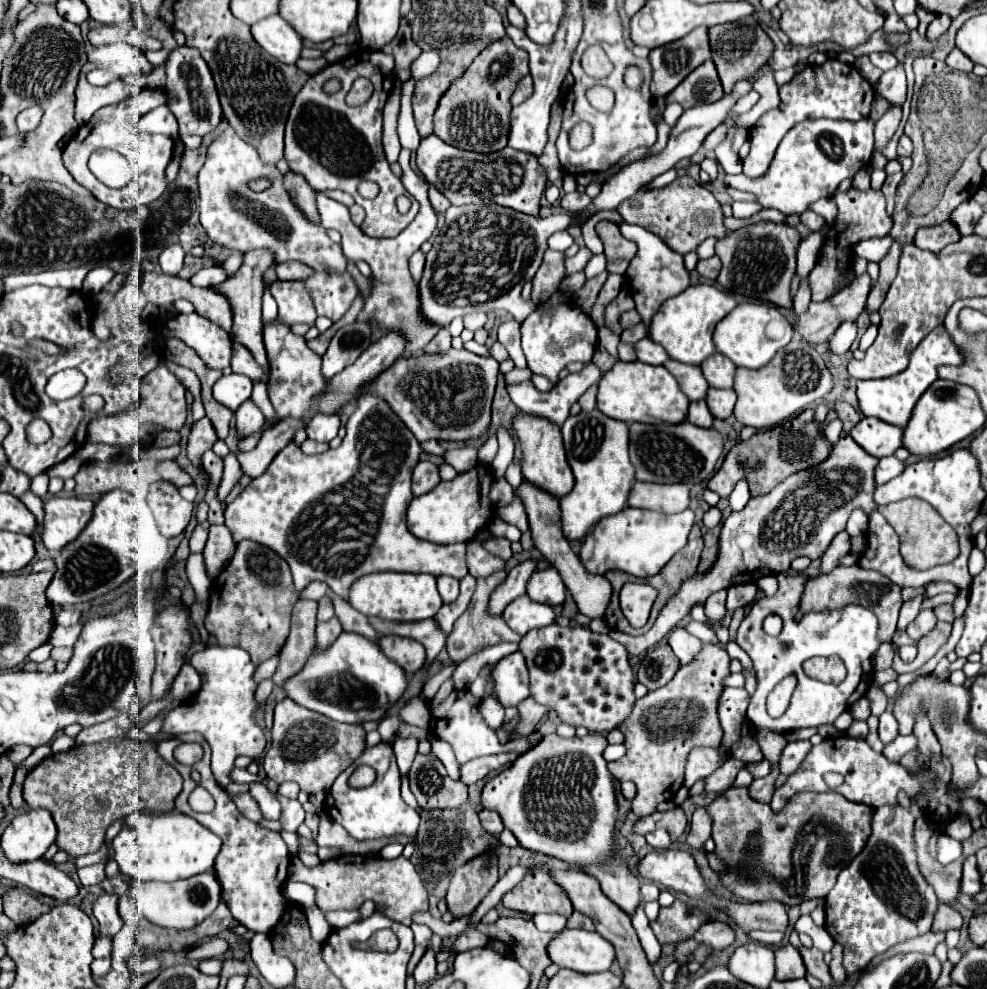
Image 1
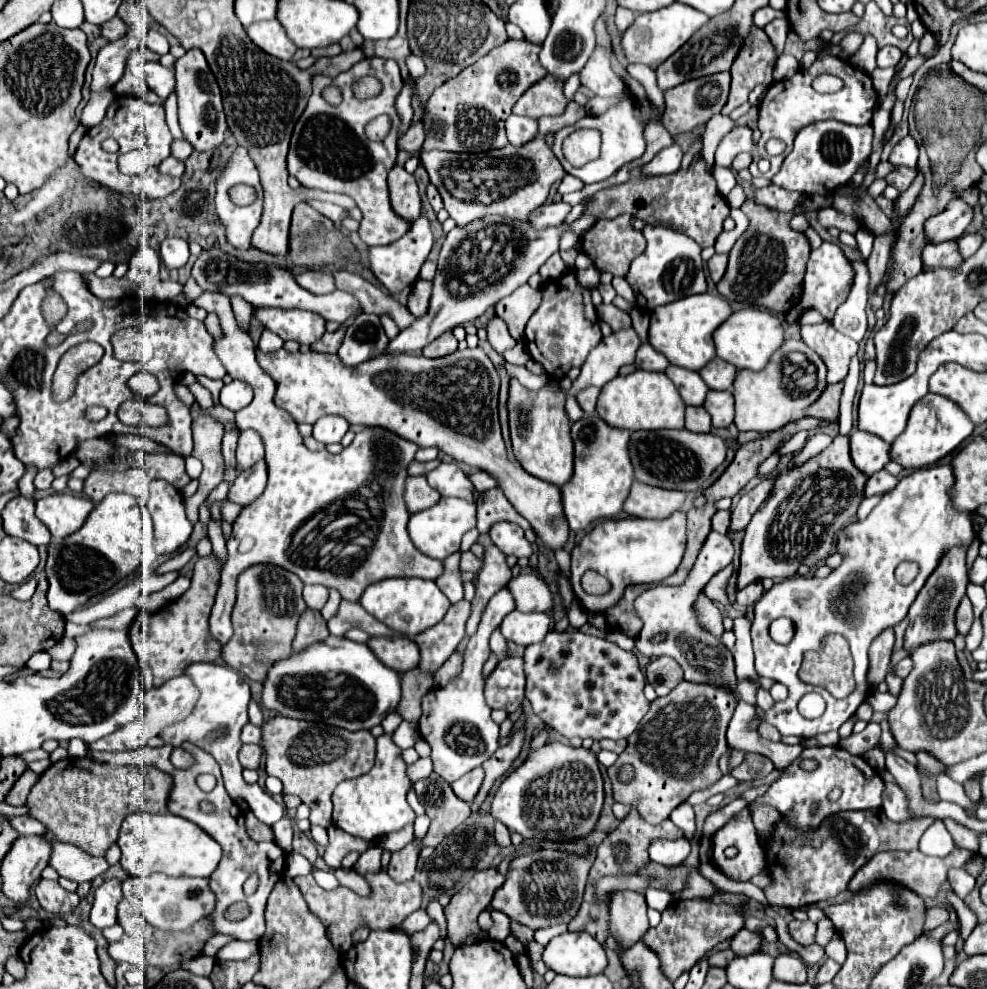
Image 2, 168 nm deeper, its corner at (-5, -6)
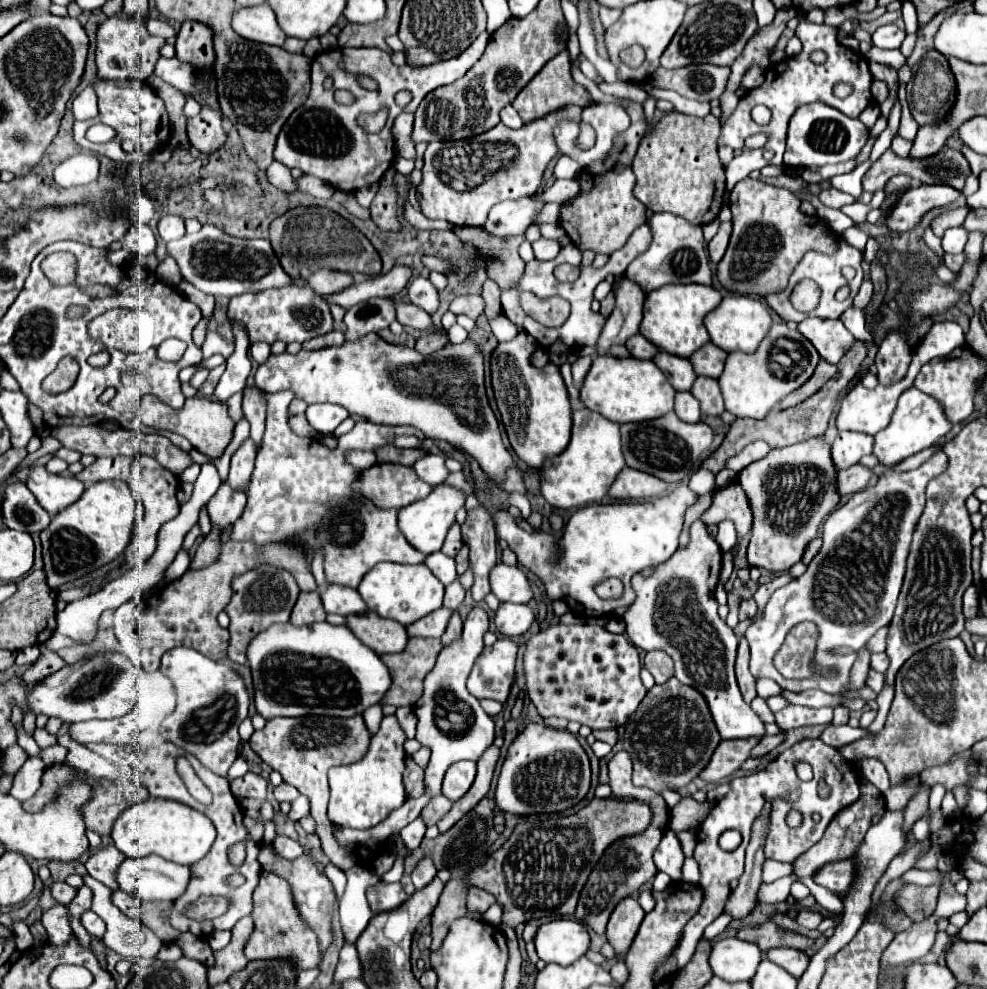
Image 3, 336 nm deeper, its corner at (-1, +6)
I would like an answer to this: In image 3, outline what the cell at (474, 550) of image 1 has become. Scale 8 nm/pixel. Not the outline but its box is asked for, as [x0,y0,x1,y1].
[442,523,462,557]

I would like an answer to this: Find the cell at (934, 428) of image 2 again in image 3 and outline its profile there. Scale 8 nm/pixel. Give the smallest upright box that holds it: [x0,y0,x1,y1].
[872,387,952,467]

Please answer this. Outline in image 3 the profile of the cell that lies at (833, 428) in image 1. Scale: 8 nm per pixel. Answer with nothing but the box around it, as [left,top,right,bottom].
[716,521,736,551]

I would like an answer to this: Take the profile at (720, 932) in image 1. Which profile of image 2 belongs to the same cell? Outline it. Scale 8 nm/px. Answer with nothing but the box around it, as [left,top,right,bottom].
[730,929,760,955]

